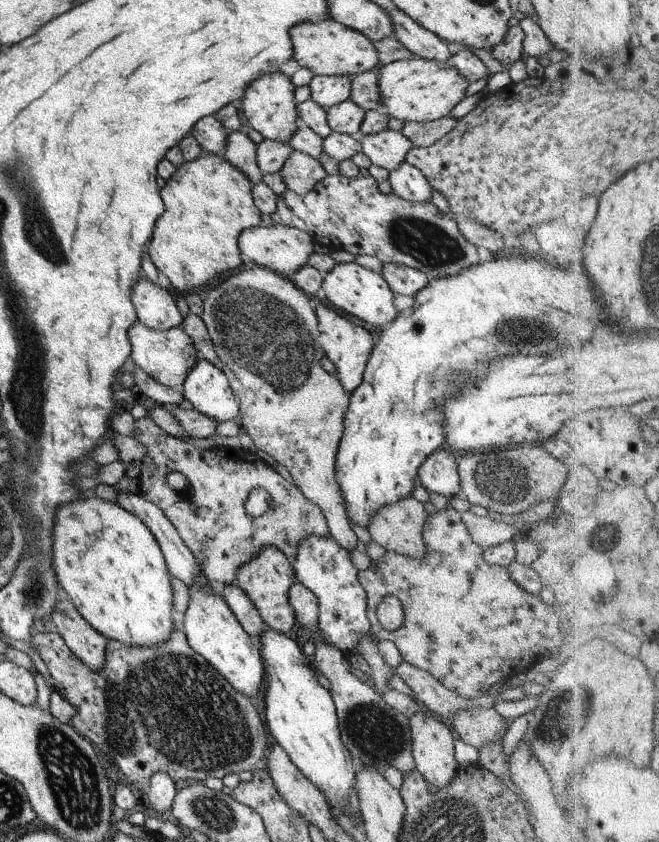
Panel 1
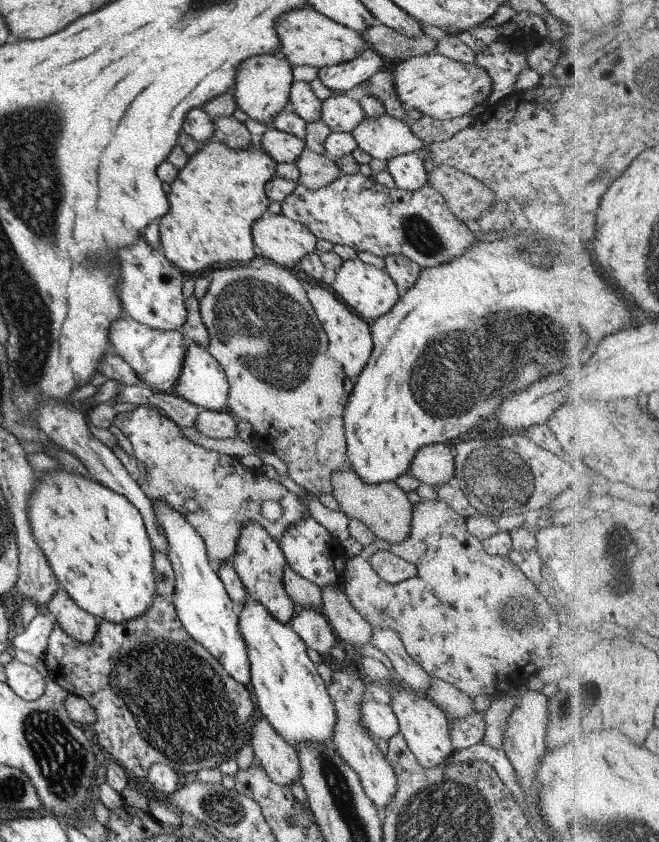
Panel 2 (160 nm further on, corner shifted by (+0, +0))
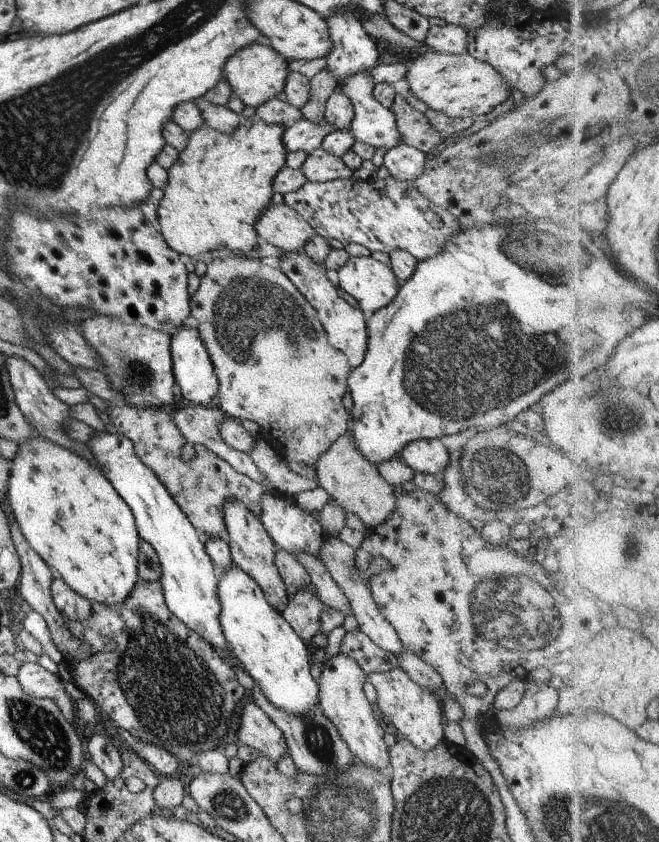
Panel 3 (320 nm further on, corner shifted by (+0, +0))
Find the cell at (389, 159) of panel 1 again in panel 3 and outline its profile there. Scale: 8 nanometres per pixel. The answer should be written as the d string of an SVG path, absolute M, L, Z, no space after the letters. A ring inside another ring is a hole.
M369 70L359 71L337 82L337 90L343 93L352 104L353 116L350 120L349 133L358 141L366 142L374 149L383 146L383 148L389 150L392 146L401 142L400 136L396 129L393 113L388 108L381 106L373 98L373 87L374 82L369 74Z

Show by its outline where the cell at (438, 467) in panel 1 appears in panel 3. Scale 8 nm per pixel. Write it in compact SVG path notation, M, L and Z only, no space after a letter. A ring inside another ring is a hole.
M438 438L417 439L402 446L399 458L415 473L439 476L448 463L448 452Z

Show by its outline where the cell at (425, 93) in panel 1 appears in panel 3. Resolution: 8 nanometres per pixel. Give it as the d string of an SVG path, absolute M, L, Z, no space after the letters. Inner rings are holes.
M427 50L418 56L413 55L407 64L404 79L417 100L448 117L483 117L512 94L508 82L492 66L467 52L445 54Z

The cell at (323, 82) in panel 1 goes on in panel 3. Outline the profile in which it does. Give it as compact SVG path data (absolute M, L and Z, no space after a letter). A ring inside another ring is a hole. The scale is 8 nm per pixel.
M353 11L335 13L323 20L332 44L332 49L325 56L326 68L336 82L375 66L377 44L363 30Z

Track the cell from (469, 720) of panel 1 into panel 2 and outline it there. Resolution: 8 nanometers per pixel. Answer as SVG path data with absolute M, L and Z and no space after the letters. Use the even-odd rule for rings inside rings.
M429 678L429 686L424 695L444 712L449 722L476 712L472 709L471 698L466 694L440 678Z

